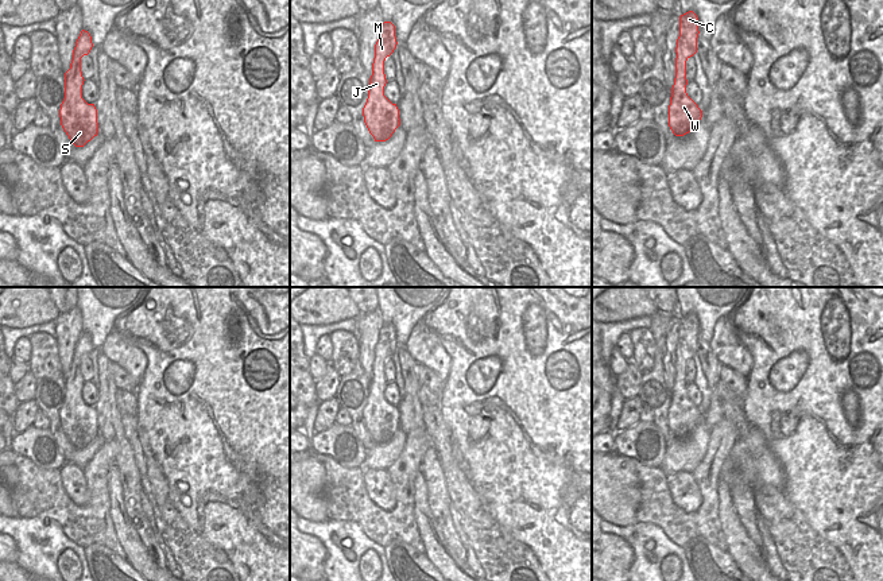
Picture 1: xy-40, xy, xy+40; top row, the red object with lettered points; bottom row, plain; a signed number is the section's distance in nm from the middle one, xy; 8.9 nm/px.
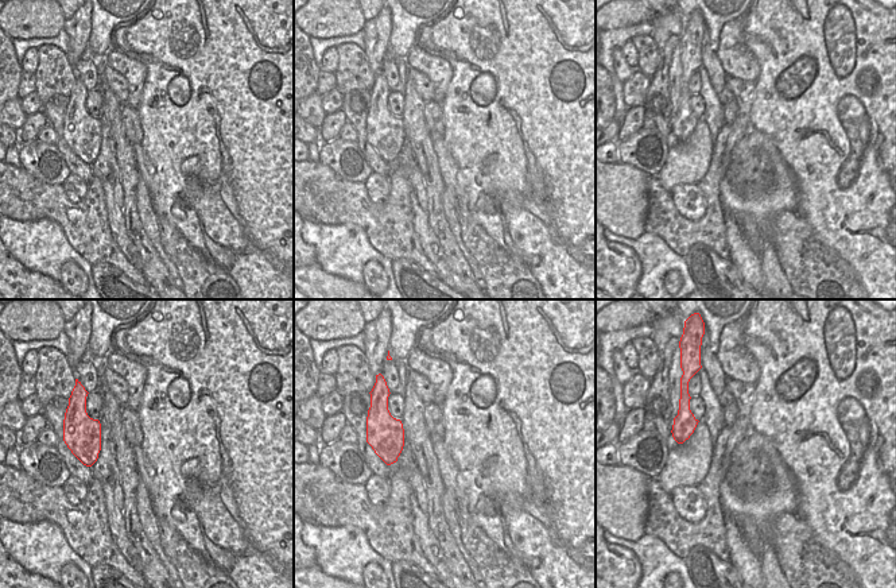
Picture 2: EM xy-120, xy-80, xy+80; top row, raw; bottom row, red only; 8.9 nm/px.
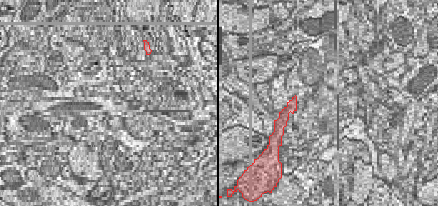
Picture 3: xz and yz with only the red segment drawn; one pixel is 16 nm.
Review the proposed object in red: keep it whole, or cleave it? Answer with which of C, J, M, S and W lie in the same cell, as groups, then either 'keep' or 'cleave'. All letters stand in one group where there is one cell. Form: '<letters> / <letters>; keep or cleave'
C J M S W; keep

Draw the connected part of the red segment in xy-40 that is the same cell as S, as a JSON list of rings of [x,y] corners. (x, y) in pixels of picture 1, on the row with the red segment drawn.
[[[82,30],[73,50],[70,69],[65,73],[65,98],[61,104],[61,125],[75,147],[84,147],[98,133],[97,109],[82,98],[81,58],[93,47],[92,36]]]

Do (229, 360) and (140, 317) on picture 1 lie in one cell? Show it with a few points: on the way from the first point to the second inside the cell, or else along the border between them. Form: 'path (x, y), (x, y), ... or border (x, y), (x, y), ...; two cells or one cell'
path (208, 348), (177, 348), (171, 347), (162, 337); one cell

